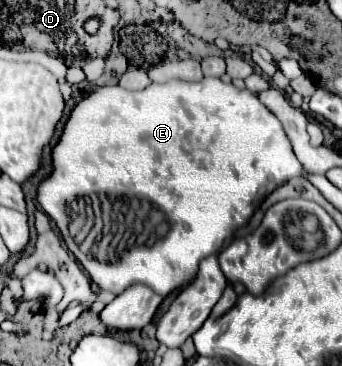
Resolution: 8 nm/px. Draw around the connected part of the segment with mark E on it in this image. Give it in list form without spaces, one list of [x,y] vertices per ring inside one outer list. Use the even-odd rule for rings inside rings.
[[[204,78],[200,82],[184,82],[184,80],[168,80],[164,84],[150,84],[148,88],[144,90],[138,90],[138,92],[130,92],[130,90],[124,90],[122,86],[102,86],[98,90],[94,90],[88,98],[84,98],[70,114],[68,122],[66,122],[66,128],[60,136],[60,142],[56,144],[54,152],[52,152],[52,158],[54,158],[54,172],[52,176],[48,176],[40,188],[38,188],[38,204],[42,206],[42,210],[56,222],[68,250],[78,258],[78,262],[84,266],[84,270],[90,274],[92,282],[98,284],[100,288],[112,292],[112,294],[120,294],[124,288],[136,284],[136,282],[142,282],[146,286],[150,286],[154,292],[166,296],[168,292],[172,292],[174,288],[180,288],[180,286],[186,286],[188,282],[192,282],[192,278],[196,278],[196,270],[198,270],[198,264],[200,260],[204,260],[206,256],[212,256],[216,252],[222,250],[226,238],[232,238],[240,228],[244,228],[250,218],[254,216],[254,212],[260,208],[260,204],[264,202],[264,198],[276,190],[278,186],[282,186],[284,182],[288,182],[290,178],[294,176],[300,176],[302,174],[302,168],[300,168],[300,162],[296,160],[294,152],[292,152],[292,146],[288,142],[288,136],[284,134],[284,128],[280,124],[280,120],[276,120],[276,116],[258,100],[258,96],[254,96],[250,90],[238,90],[236,86],[232,84],[224,84],[220,78]],[[84,192],[96,192],[96,194],[116,194],[116,196],[136,196],[140,202],[142,202],[142,208],[140,208],[140,216],[138,216],[138,222],[130,222],[130,226],[140,226],[140,230],[136,232],[136,238],[130,240],[132,244],[126,242],[126,250],[120,254],[120,256],[112,256],[110,260],[100,260],[96,256],[90,256],[90,254],[84,254],[78,244],[74,242],[74,238],[70,236],[70,230],[68,230],[68,214],[66,214],[66,208],[72,200],[78,200],[84,196]]]

